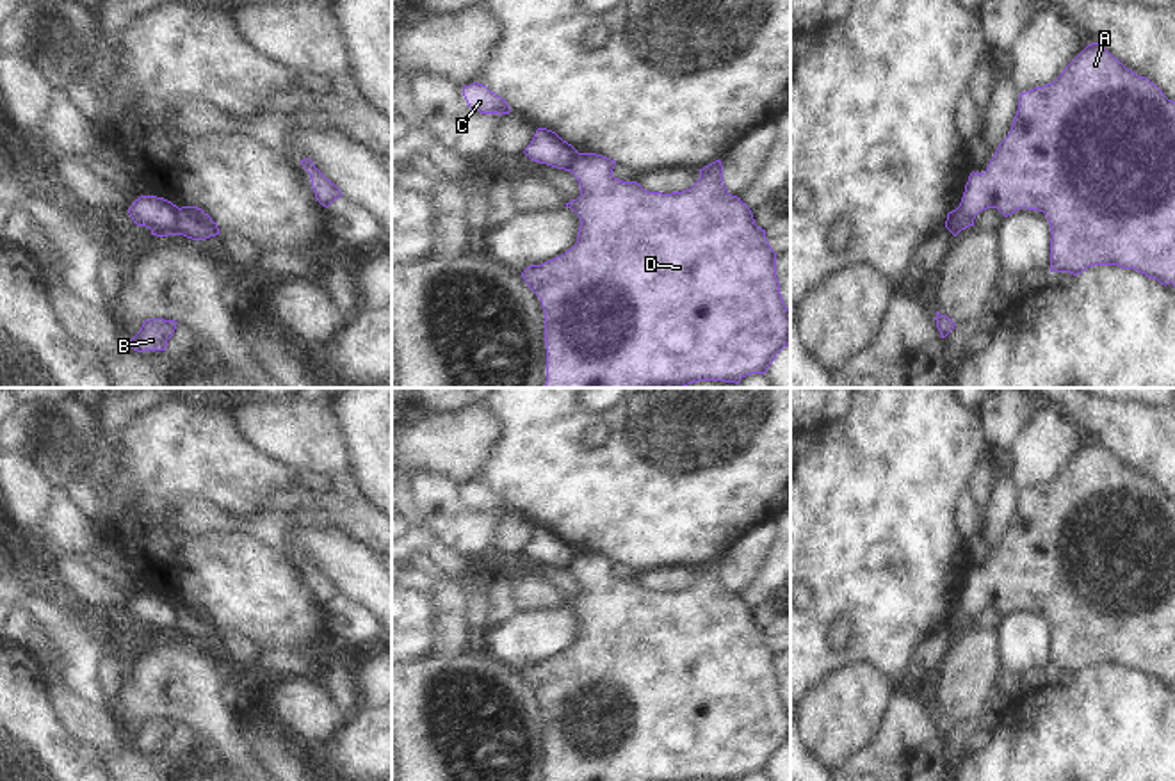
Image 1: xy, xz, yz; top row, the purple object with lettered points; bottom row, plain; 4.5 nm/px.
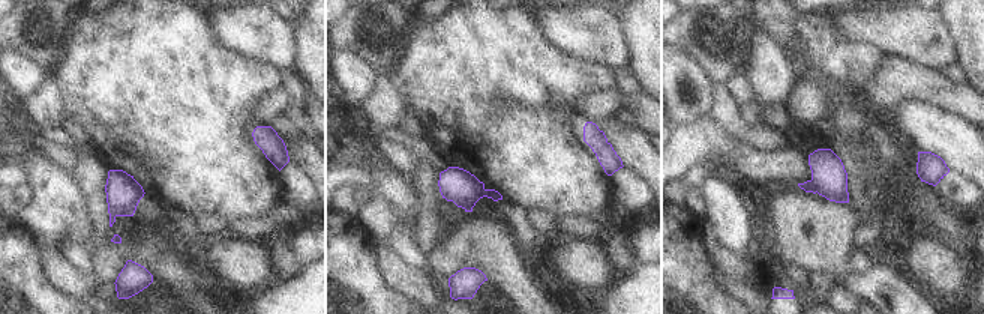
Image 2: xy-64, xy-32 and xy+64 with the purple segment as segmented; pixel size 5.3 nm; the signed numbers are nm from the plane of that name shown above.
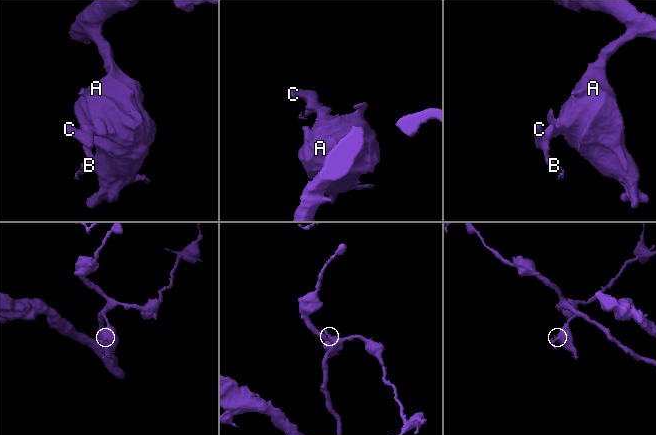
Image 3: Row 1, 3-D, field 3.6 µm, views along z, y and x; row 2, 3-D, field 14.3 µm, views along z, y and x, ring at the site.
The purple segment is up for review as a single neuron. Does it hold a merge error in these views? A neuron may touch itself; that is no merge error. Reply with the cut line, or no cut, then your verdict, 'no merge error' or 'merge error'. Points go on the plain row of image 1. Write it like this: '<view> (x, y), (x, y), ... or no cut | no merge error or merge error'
xy (177, 607), (182, 632) | merge error

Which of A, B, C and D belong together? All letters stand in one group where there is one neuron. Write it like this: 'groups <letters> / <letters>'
groups A D / B C

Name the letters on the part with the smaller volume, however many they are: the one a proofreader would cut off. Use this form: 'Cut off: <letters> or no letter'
Cut off: B, C

